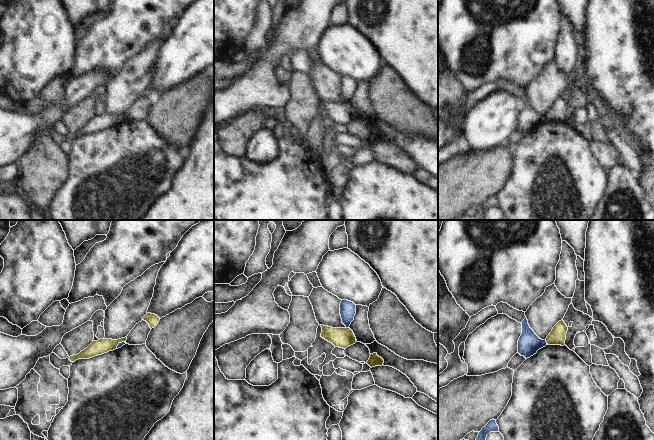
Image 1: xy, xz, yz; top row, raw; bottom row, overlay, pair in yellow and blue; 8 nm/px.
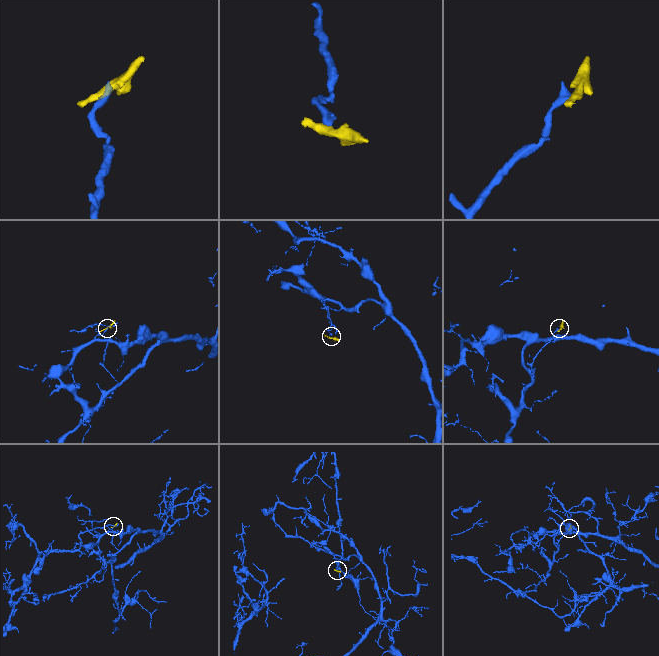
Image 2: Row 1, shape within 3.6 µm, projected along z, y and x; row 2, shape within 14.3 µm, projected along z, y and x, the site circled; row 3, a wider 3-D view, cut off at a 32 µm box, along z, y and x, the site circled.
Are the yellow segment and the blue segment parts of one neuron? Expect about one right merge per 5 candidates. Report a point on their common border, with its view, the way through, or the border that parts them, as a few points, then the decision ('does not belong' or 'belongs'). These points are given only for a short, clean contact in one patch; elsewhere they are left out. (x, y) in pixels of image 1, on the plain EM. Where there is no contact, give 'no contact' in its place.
yz (546, 117) | along yz (545, 115), (548, 120) | does not belong

